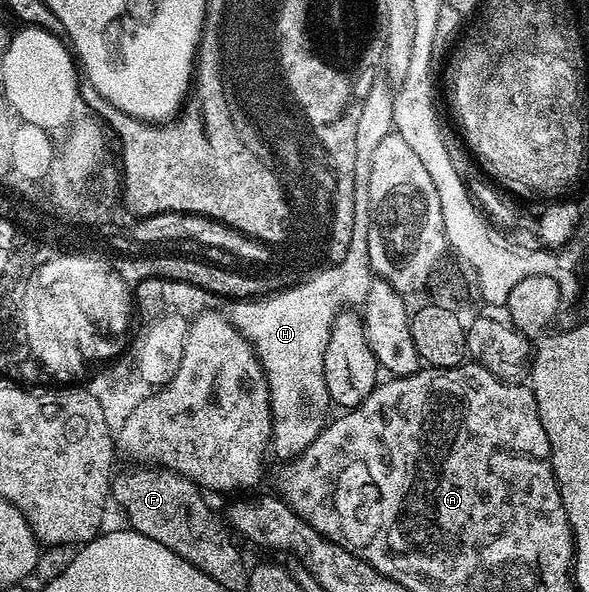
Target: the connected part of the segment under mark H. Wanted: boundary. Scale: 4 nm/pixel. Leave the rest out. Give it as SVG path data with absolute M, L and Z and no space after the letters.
M358 200L358 224L353 223L353 225L355 242L351 245L349 256L346 256L346 263L343 263L340 268L322 273L322 276L310 280L309 284L305 284L302 288L287 288L285 295L276 292L263 295L261 298L235 301L238 308L234 308L234 329L253 344L266 383L270 385L270 413L274 415L272 452L273 455L278 455L279 461L282 462L292 461L304 450L308 450L326 427L332 405L328 386L324 382L324 350L328 350L332 322L342 311L351 306L361 306L368 294L368 286L372 286L372 282L376 279L368 256L366 208L362 208L362 200Z

